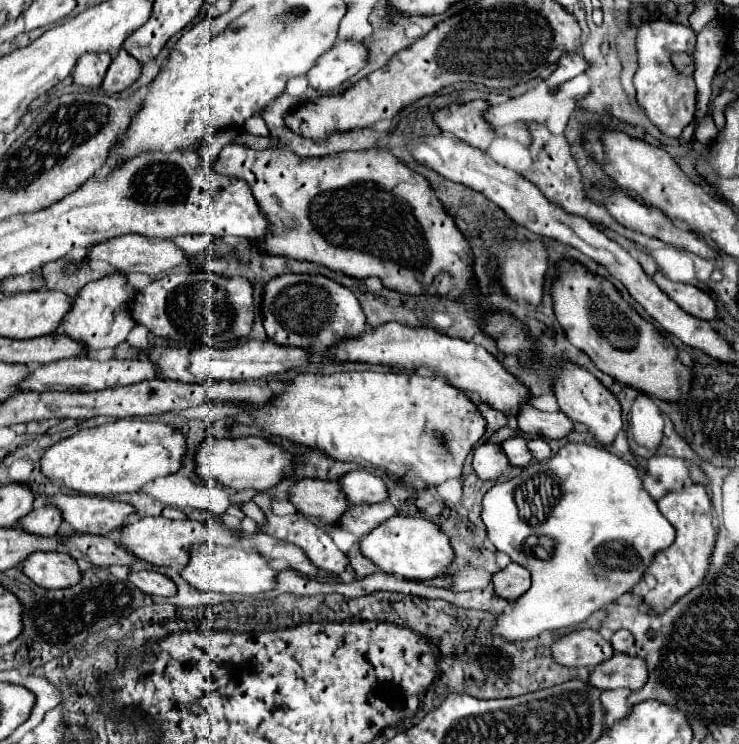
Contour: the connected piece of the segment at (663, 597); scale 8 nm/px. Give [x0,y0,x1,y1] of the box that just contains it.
[632,483,716,615]

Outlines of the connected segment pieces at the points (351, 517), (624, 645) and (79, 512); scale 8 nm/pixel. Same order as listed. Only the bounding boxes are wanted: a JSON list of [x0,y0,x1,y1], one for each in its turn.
[[334,501,398,537],[610,629,634,655],[48,495,134,535]]

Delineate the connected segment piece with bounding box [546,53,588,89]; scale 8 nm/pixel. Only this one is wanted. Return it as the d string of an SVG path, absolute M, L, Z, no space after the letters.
M578 53L564 55L564 57L558 59L558 67L550 73L550 77L546 79L546 85L548 85L550 89L554 89L554 87L562 85L564 81L568 81L568 79L572 79L572 77L584 73L586 69L588 69L588 63L586 63L586 59L580 57Z

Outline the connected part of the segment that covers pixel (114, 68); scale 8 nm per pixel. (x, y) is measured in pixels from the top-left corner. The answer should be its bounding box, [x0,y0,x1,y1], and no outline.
[102,49,140,93]

